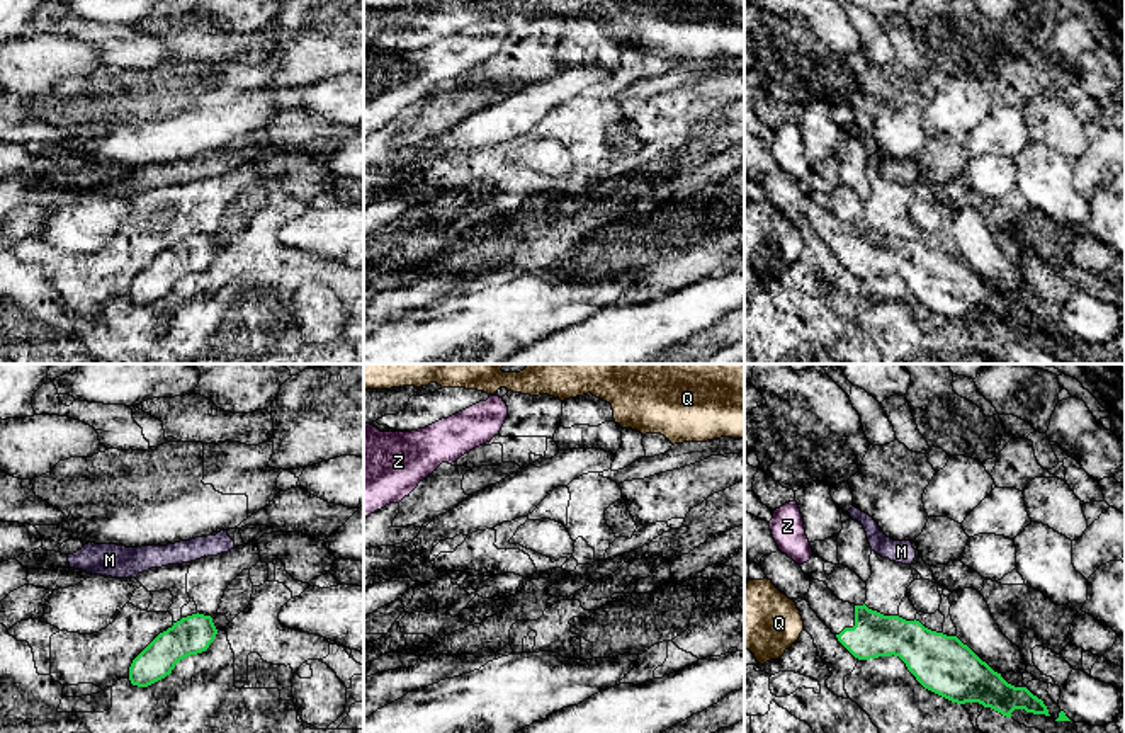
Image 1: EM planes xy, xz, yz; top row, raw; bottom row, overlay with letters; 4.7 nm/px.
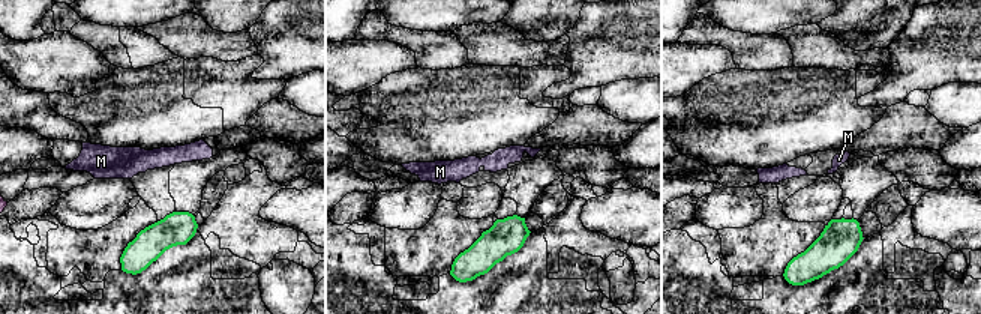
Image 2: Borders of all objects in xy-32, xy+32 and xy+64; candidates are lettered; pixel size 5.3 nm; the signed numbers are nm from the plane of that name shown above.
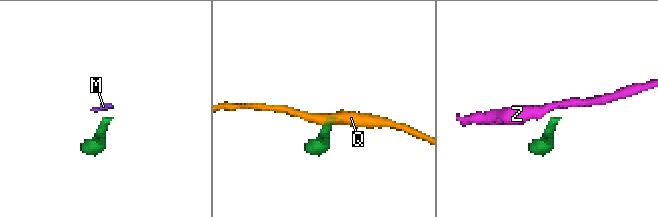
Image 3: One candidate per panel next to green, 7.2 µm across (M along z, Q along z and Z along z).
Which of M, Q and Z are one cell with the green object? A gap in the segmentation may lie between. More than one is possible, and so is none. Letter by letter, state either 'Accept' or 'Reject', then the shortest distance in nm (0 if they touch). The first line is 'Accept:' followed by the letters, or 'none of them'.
Accept: none of them
M: Reject. Distance 240 nm
Q: Reject. Distance 160 nm
Z: Reject. Distance 320 nm

